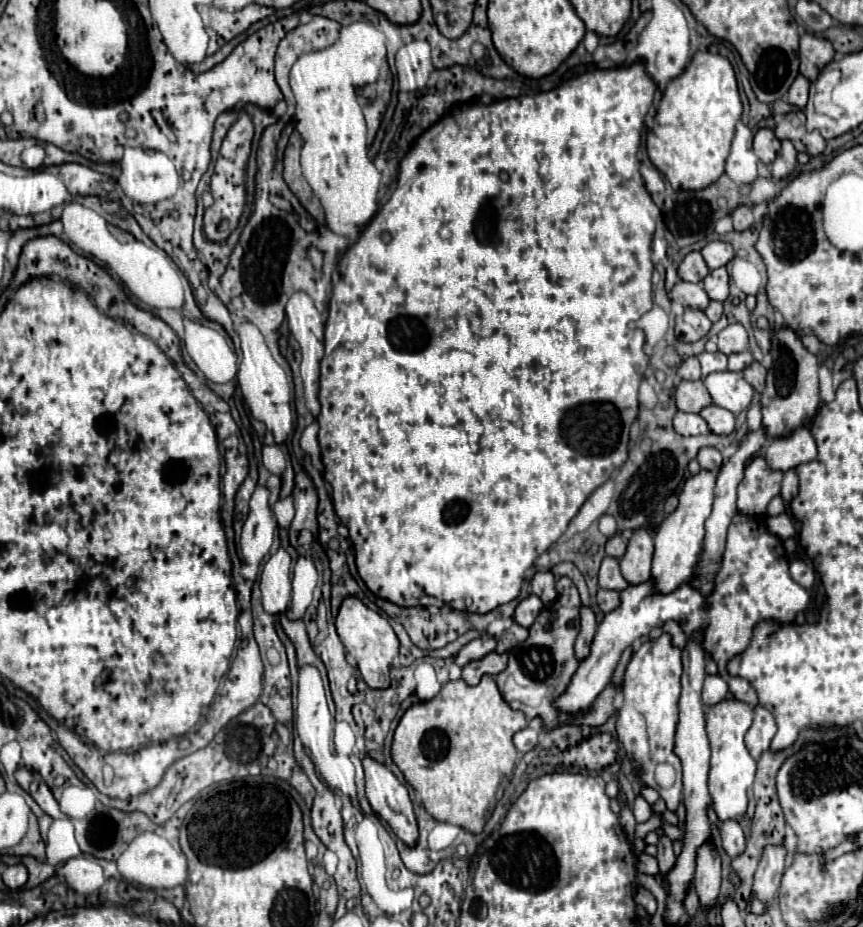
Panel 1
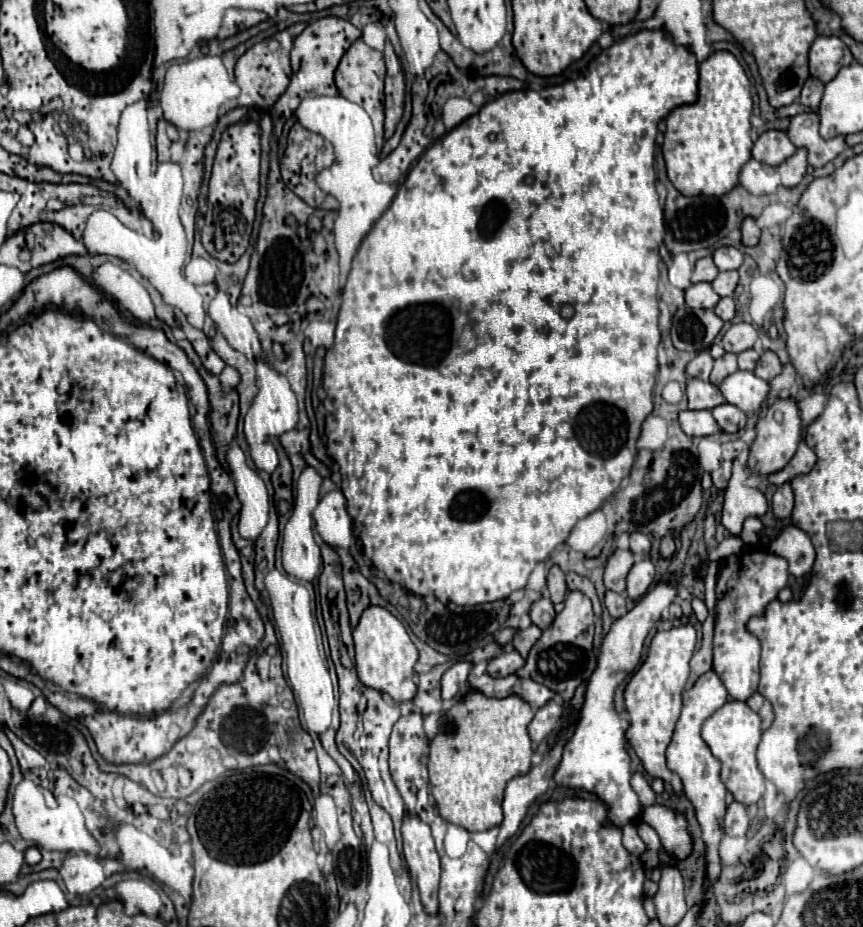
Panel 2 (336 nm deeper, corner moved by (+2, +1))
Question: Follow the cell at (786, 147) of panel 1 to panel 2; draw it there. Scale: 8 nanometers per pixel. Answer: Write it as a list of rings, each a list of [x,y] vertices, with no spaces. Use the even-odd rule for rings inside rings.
[[[799,148],[791,158],[787,158],[783,164],[777,166],[777,172],[781,176],[783,186],[797,186],[807,170],[807,152],[805,148]]]

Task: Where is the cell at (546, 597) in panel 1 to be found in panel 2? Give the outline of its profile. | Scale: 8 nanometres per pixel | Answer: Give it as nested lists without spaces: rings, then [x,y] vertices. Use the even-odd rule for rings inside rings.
[[[551,566],[549,576],[547,576],[547,590],[549,590],[549,598],[553,604],[557,604],[565,598],[565,592],[567,592],[565,574],[561,572],[559,566]]]

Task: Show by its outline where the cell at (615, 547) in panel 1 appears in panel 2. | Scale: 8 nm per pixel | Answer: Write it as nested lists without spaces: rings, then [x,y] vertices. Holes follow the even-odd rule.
[[[633,532],[629,550],[635,554],[635,558],[645,558],[649,554],[649,550],[651,550],[651,540],[641,532]]]

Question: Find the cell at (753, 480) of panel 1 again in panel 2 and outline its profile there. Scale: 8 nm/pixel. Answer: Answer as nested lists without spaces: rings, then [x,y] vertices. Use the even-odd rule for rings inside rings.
[[[747,518],[743,524],[743,532],[741,532],[741,540],[747,544],[757,544],[759,542],[759,532],[763,530],[763,524],[759,518]]]

